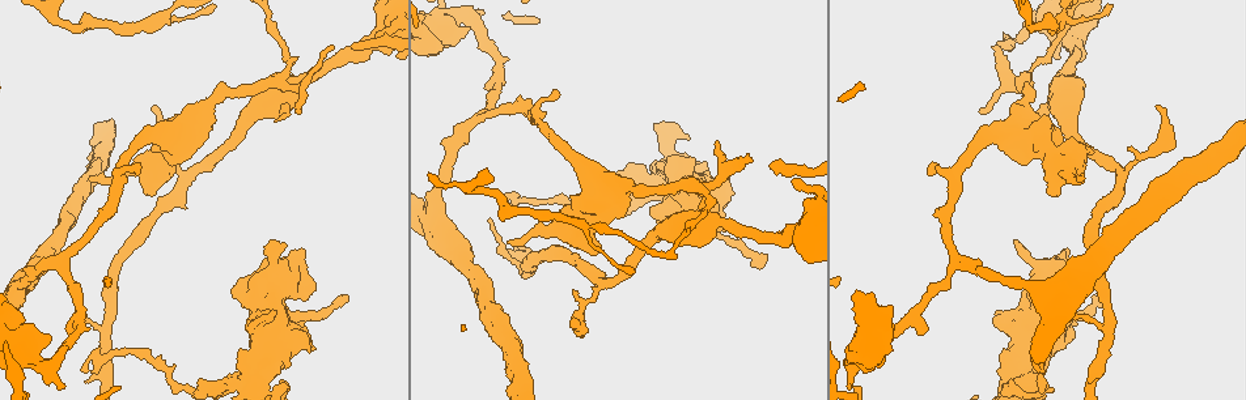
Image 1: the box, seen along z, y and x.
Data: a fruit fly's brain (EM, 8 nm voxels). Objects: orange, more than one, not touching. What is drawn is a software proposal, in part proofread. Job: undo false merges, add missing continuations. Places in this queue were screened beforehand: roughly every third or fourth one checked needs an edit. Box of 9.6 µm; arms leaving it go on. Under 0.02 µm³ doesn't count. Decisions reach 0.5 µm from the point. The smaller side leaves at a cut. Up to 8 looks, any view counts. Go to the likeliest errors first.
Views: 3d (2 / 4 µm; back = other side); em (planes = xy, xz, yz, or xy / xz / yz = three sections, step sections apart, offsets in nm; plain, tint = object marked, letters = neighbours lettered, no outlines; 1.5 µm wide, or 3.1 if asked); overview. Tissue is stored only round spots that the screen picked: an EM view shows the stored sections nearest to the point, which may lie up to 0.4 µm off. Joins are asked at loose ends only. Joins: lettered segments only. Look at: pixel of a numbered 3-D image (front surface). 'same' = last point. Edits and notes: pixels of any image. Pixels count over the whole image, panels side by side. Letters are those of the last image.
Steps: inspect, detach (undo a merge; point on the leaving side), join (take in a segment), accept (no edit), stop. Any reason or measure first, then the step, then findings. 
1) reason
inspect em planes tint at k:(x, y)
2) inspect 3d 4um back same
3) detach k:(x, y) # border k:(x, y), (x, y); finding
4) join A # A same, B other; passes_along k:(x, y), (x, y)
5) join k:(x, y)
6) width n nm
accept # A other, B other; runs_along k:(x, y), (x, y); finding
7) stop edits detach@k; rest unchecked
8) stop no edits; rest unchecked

an open end
inspect em planes letters at 1:(1014, 241)

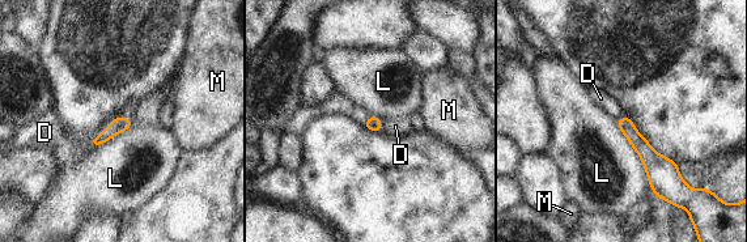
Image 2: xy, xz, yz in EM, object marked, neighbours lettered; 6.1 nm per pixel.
longest_contact L 480 nm
join D # D same, L other, M other; it goes on there

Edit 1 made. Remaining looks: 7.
inspect overview

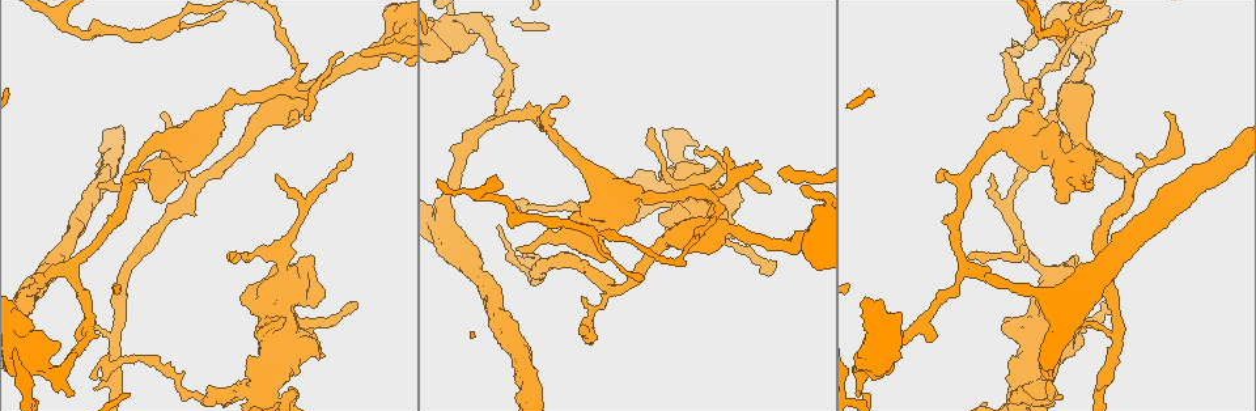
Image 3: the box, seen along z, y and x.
tapers out
inspect 3d 2um at 3:(651, 128)

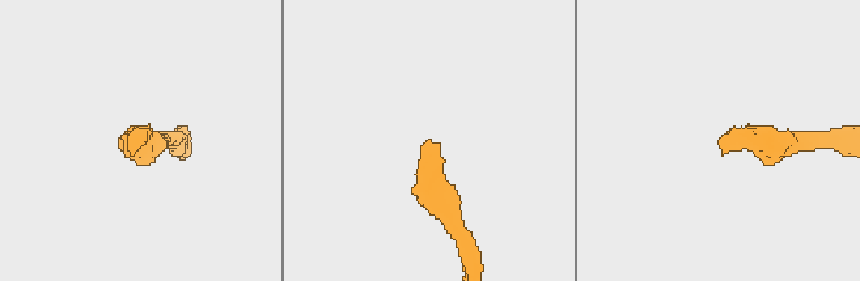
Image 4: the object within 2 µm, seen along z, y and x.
shape alone is not enough
inspect em xz step 8 letters at 4:(722, 153)

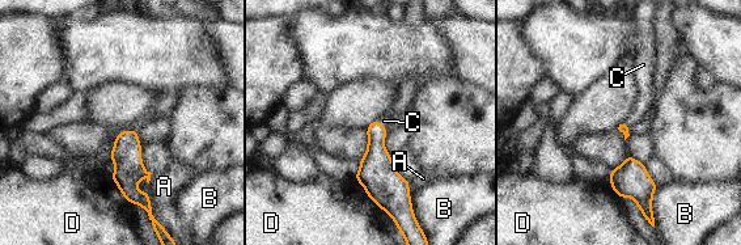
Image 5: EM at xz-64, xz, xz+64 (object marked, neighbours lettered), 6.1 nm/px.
inspect em planes letters same

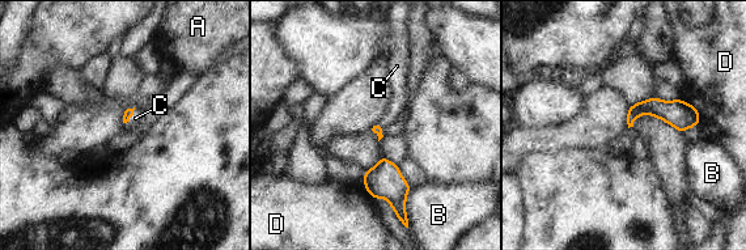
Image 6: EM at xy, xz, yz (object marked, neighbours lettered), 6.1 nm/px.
join C # A other, B other, C same, D other; it goes on there

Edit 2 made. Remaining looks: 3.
inspect overview

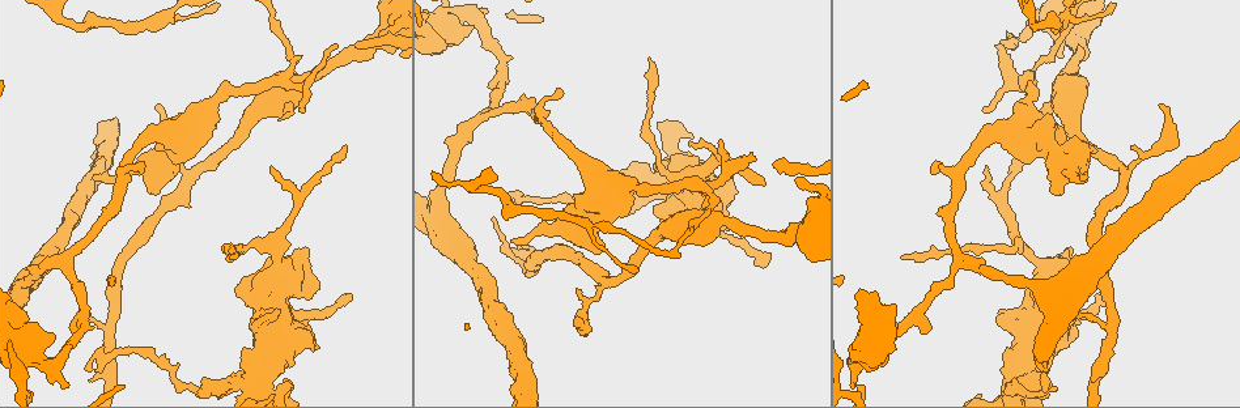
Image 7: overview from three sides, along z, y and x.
tapers out
inspect em xz step 8 letters at 7:(720, 140)

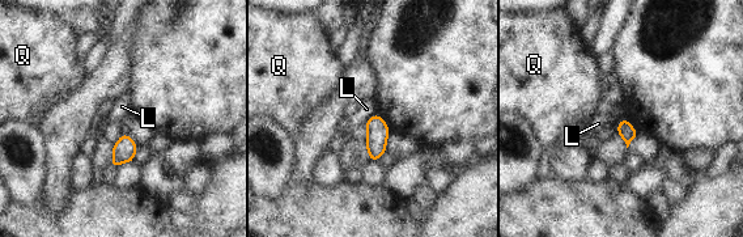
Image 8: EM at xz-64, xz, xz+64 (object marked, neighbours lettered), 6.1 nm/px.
accept # L other, Q other; border 8:(376, 113), (362, 125); none of them fits

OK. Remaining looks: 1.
stop edits join@2, join@6; rest unchecked

